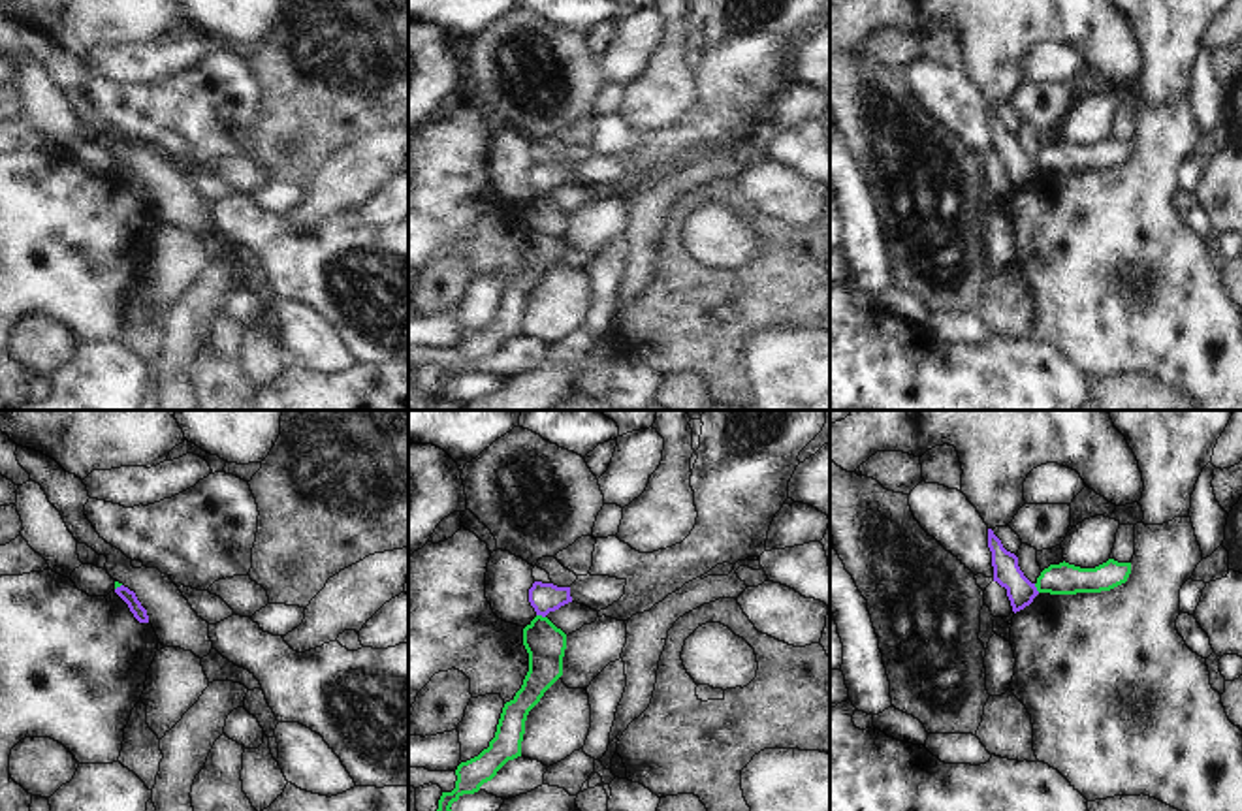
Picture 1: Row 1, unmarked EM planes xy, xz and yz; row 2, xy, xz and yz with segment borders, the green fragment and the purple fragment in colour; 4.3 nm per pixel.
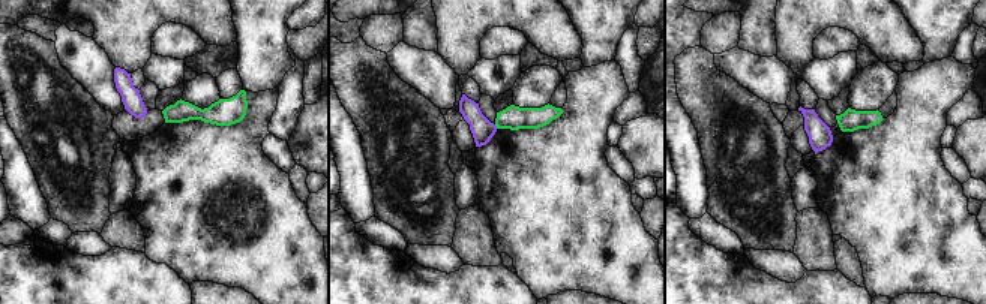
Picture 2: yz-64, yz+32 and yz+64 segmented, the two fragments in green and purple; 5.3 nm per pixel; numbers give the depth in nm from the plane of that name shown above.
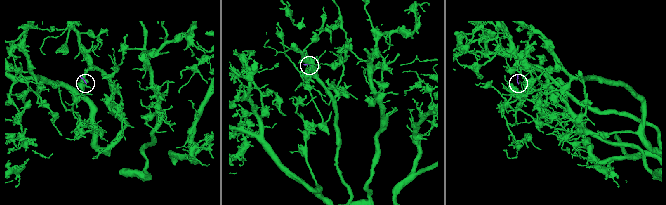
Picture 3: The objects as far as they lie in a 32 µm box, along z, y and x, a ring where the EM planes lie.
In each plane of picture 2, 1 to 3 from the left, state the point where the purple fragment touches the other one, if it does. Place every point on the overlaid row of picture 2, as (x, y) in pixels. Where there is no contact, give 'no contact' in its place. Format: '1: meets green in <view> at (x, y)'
1: no contact
2: meets green in yz+32 at (496, 125)
3: no contact

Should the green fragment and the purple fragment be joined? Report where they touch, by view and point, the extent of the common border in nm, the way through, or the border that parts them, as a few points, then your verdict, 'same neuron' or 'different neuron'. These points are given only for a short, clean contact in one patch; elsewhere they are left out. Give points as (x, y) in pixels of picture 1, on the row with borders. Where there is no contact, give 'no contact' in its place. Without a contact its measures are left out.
xz (541, 616) | 40 nm | along xz (537, 614), (544, 618) | different neuron

